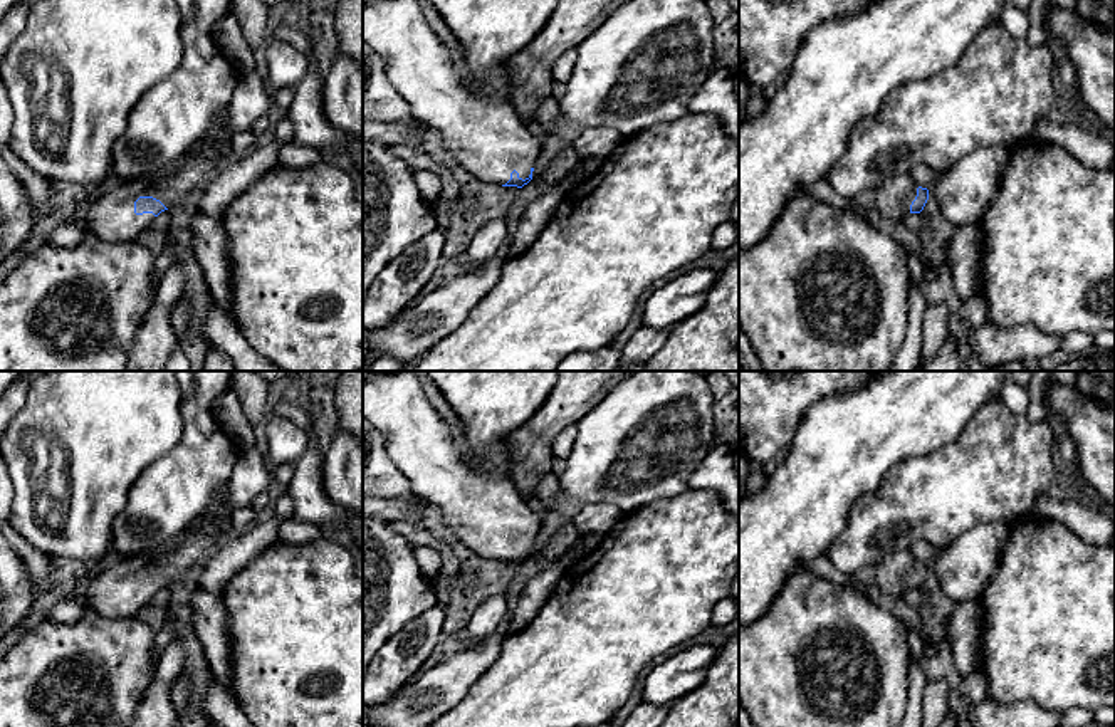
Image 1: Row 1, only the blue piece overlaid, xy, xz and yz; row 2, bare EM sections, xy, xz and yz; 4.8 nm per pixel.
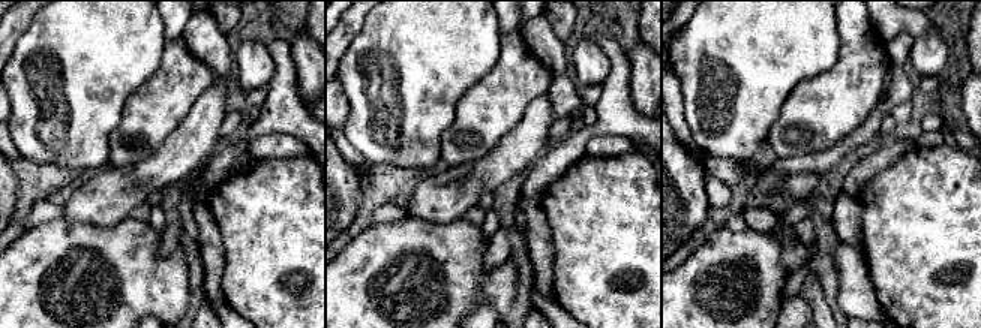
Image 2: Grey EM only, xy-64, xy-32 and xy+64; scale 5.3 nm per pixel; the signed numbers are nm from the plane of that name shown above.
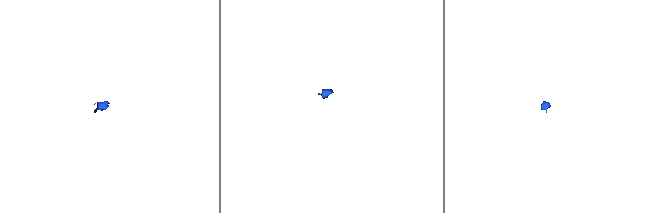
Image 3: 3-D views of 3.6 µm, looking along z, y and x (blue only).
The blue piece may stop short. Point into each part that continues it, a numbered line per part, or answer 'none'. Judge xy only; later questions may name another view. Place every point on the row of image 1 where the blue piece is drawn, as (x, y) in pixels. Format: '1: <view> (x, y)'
1: xy (111, 219)

